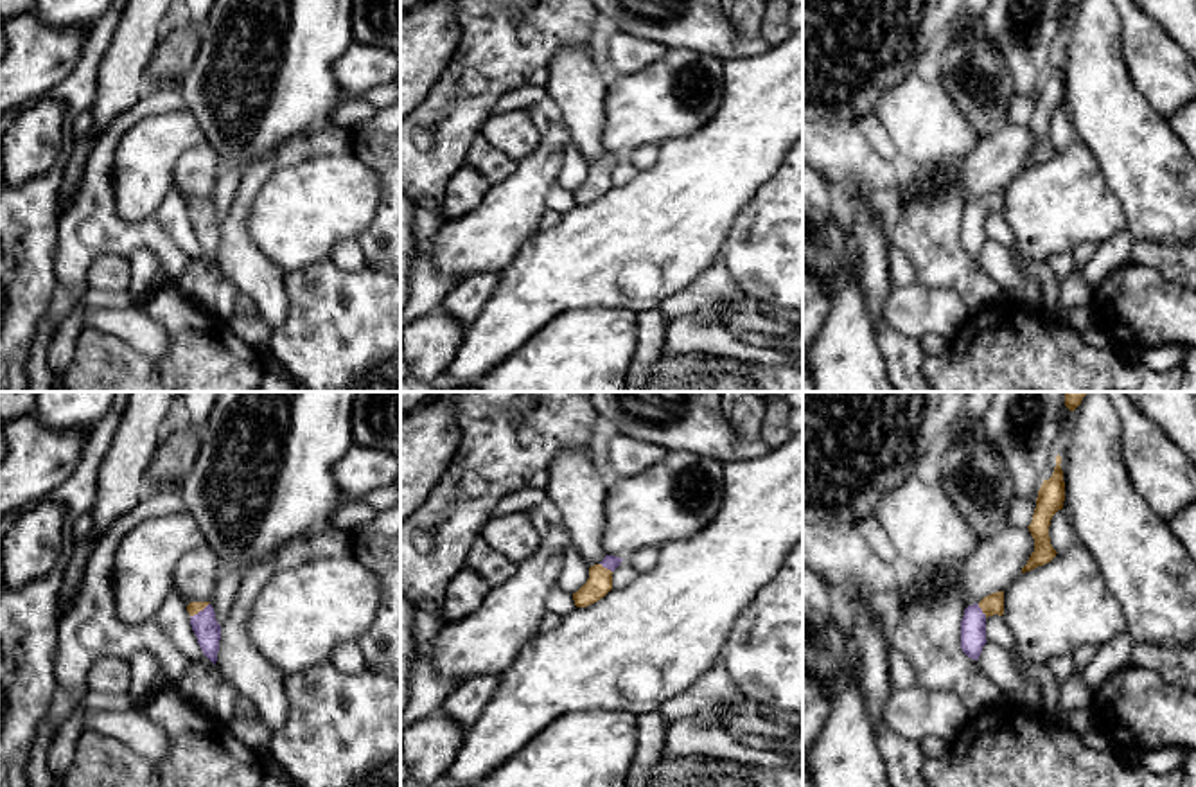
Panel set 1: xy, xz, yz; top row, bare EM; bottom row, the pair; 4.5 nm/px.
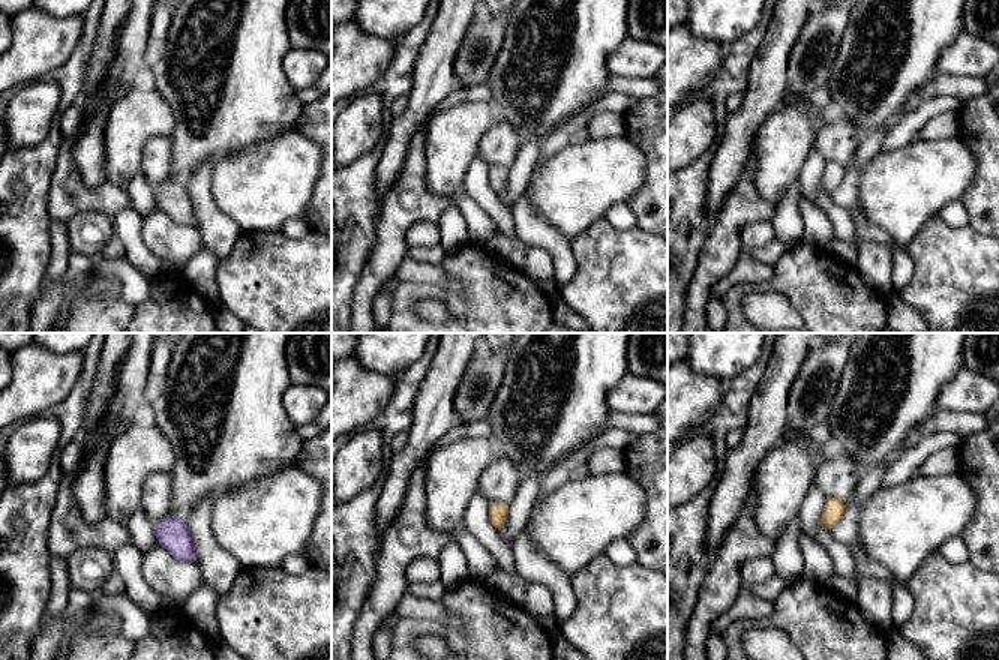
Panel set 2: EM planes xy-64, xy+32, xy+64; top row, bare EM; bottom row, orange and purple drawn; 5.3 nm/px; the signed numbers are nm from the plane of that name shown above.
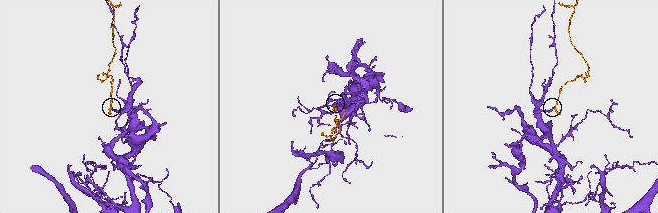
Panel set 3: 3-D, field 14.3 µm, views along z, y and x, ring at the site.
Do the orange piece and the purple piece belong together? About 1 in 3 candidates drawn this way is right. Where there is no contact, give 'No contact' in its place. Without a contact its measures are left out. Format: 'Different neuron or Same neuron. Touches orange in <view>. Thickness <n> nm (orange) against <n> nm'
Same neuron. Touches orange in xy. Thickness 60 nm (orange) against 120 nm

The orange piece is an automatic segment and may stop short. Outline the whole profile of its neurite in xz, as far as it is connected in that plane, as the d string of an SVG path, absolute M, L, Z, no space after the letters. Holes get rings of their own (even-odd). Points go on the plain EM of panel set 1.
M605 153L600 162L591 164L587 180L573 190L575 203L587 205L603 196L612 187L612 169L621 158L620 155Z

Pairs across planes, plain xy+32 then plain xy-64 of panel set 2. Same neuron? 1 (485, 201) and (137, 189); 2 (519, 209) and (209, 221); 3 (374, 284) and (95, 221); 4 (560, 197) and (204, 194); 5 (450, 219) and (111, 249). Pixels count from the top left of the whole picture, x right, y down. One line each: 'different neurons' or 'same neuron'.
1: same neuron
2: same neuron
3: different neurons
4: different neurons
5: same neuron

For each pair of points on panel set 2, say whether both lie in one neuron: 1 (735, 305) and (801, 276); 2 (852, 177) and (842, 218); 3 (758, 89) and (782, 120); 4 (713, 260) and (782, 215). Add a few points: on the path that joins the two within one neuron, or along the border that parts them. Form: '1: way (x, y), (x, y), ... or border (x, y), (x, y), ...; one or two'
1: way (747, 287), (765, 287), (783, 281); one
2: border (828, 194), (836, 204), (849, 210); two
3: border (780, 107), (762, 122), (755, 138); two
4: border (777, 204), (770, 218); two

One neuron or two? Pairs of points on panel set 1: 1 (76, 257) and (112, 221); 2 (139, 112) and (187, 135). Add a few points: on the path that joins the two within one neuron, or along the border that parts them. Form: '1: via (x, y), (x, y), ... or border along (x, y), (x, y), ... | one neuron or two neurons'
1: via (88, 254), (97, 250), (112, 234) | one neuron
2: border along (185, 106), (142, 117), (117, 144) | two neurons

